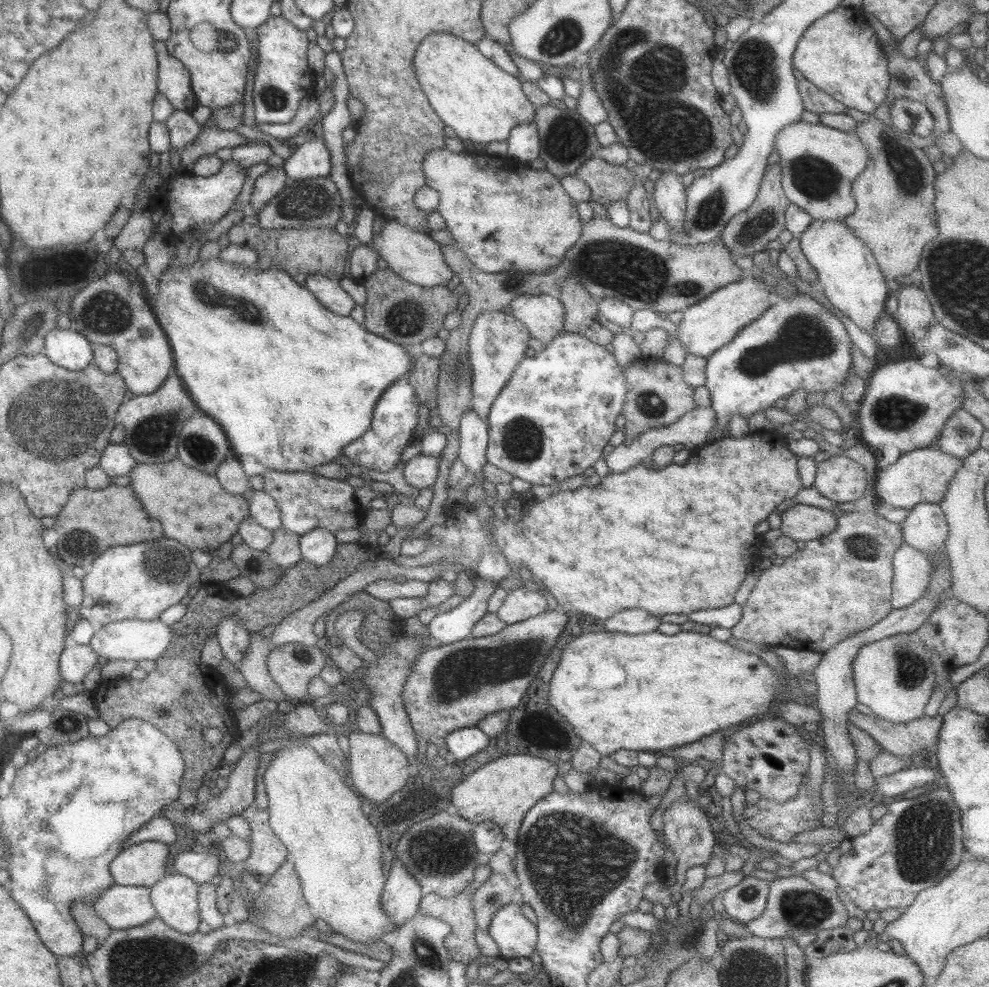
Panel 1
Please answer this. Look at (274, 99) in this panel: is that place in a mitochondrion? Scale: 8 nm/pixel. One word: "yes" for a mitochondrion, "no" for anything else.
yes

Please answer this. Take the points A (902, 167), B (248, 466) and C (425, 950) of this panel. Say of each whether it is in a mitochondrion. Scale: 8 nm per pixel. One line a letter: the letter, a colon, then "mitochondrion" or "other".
A: mitochondrion
B: other
C: mitochondrion

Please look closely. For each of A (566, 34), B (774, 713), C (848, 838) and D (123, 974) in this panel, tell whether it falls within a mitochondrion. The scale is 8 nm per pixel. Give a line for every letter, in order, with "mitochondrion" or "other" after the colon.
A: mitochondrion
B: other
C: other
D: mitochondrion

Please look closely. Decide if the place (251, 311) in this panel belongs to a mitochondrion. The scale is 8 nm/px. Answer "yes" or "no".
yes

